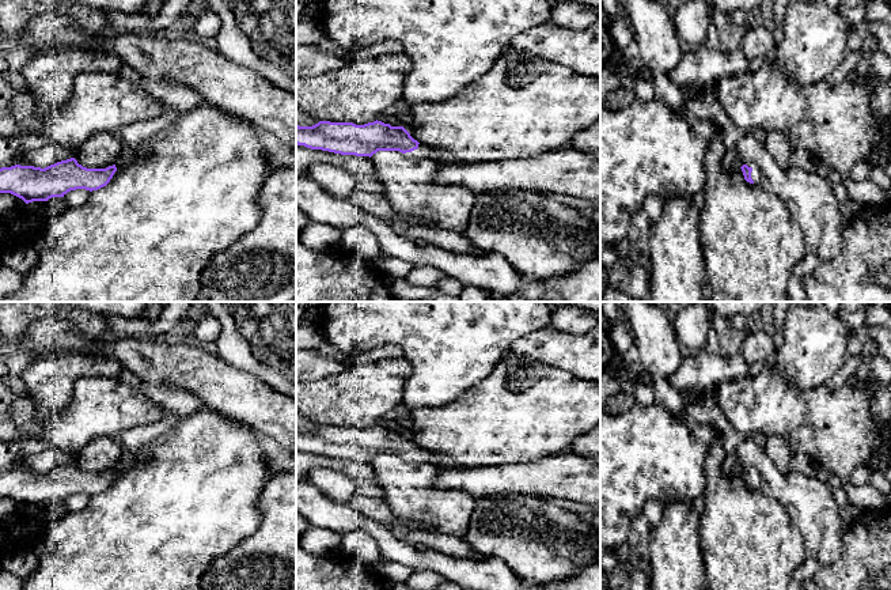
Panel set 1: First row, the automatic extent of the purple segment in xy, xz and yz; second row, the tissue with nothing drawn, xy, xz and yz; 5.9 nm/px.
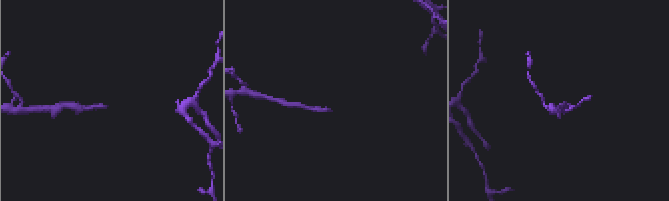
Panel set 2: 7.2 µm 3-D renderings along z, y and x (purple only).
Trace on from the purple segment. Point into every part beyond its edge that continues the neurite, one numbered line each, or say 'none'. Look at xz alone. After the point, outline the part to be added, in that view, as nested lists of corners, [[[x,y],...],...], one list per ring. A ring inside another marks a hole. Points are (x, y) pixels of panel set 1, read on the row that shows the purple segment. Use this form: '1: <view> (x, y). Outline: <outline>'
1: xz (423, 151). Outline: [[[418,144],[418,148],[412,151],[412,152],[406,152],[406,156],[410,158],[426,158],[426,159],[433,159],[436,160],[439,164],[448,164],[451,162],[446,160],[443,154],[439,150],[431,148],[428,145],[424,144]]]

